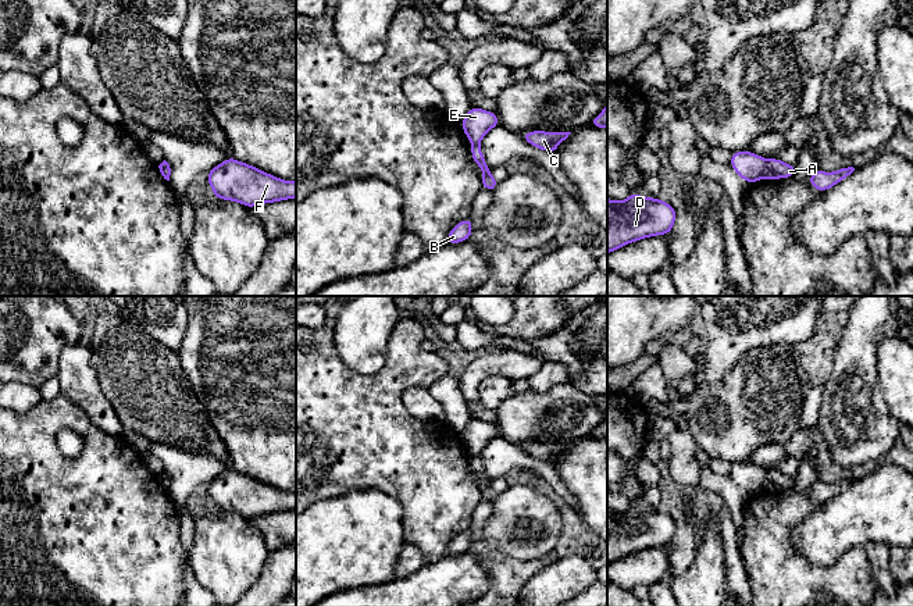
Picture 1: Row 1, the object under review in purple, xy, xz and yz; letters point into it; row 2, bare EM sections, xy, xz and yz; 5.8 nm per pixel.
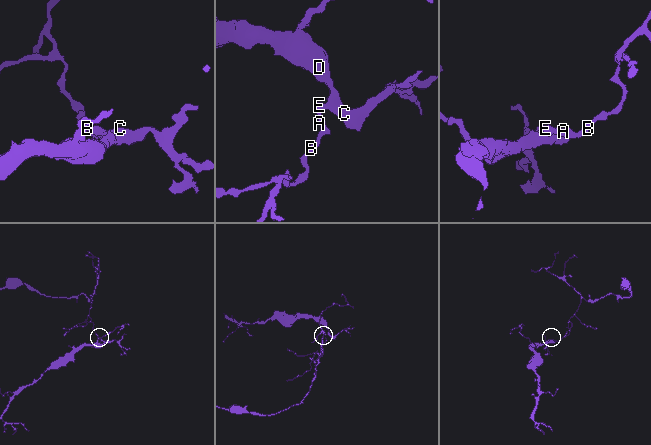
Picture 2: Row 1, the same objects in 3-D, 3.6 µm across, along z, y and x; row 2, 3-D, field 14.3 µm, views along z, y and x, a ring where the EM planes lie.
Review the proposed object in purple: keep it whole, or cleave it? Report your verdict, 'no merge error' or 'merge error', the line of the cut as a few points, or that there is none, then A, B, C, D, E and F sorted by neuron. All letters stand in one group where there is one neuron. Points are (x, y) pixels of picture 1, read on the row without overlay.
merge error | yz (767, 471), (762, 487) | A B / C D E F

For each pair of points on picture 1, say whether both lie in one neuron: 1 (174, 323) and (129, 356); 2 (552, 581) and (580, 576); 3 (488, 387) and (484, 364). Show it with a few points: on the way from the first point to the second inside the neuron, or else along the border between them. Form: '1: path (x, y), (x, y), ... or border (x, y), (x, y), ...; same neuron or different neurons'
1: border (129, 317), (157, 341), (177, 352); different neurons
2: path (559, 581), (573, 576); same neuron
3: border (512, 380), (487, 375), (478, 388), (481, 405); different neurons

